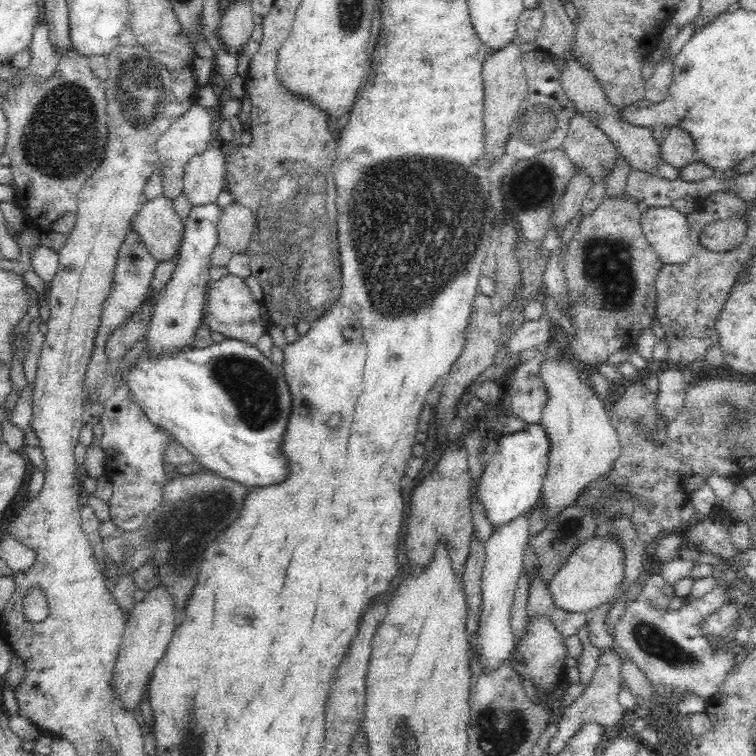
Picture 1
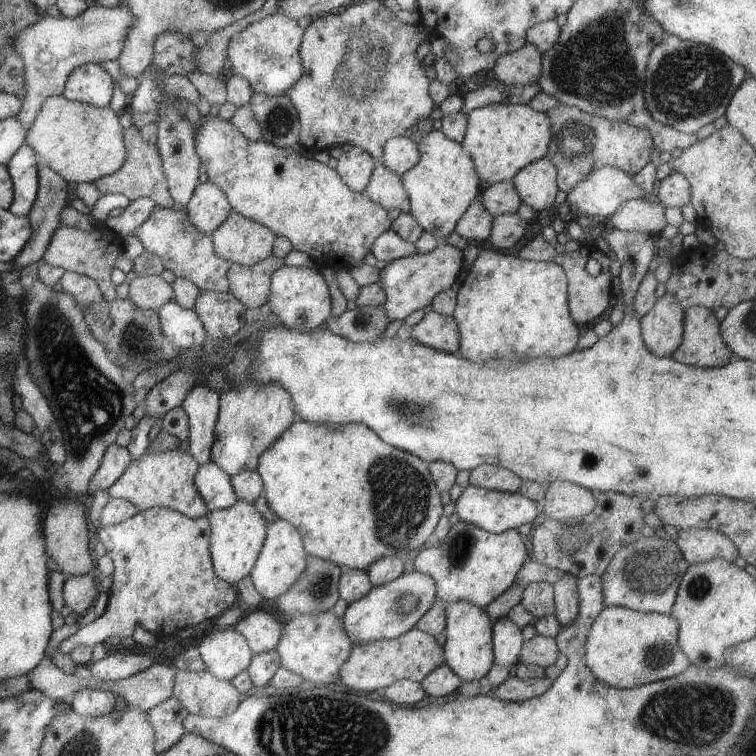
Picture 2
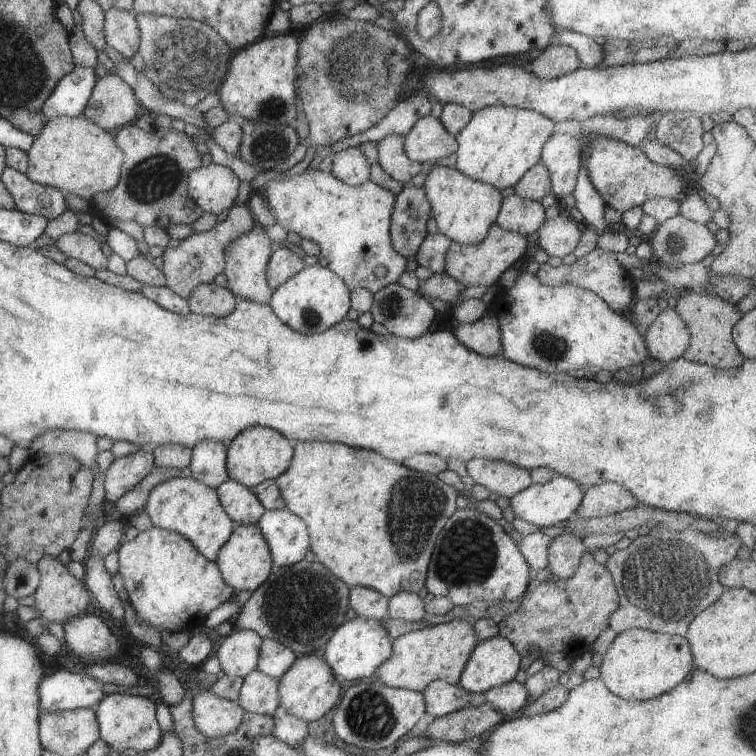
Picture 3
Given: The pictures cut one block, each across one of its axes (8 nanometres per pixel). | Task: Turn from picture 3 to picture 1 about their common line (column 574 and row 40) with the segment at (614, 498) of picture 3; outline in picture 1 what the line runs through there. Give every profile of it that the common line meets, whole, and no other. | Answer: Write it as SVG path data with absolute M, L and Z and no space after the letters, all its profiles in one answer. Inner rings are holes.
M512 41L502 49L491 50L482 66L483 84L485 85L483 121L488 162L504 154L504 144L508 142L512 120L517 115L528 92L526 75L520 63L522 52L519 42Z

